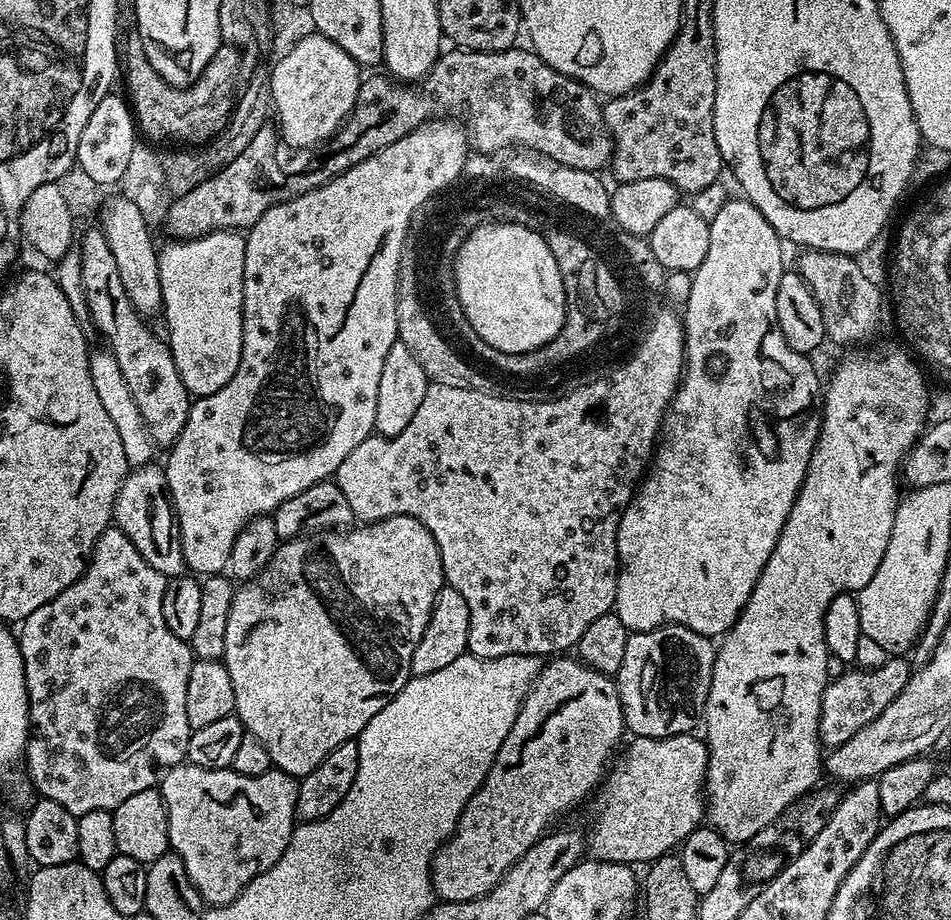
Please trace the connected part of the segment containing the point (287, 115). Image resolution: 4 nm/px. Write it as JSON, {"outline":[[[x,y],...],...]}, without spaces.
{"outline":[[[319,34],[302,37],[279,57],[266,83],[272,91],[271,107],[278,125],[278,136],[292,148],[312,148],[331,141],[344,119],[352,113],[362,83],[361,65],[342,46]]]}

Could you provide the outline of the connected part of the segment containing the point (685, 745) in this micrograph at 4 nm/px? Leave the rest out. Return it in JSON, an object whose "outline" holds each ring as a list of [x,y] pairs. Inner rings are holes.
{"outline":[[[699,735],[672,736],[669,740],[637,736],[619,749],[595,793],[596,817],[592,833],[586,836],[586,852],[593,860],[647,866],[659,856],[667,856],[695,830],[706,816],[704,779],[708,769],[708,746]]]}

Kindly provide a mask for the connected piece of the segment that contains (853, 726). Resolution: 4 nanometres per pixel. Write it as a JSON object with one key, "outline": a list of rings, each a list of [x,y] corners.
{"outline":[[[889,657],[881,667],[850,668],[840,677],[831,679],[824,688],[820,707],[821,743],[830,748],[836,747],[852,738],[863,726],[869,725],[902,692],[911,673],[911,663],[905,657]]]}

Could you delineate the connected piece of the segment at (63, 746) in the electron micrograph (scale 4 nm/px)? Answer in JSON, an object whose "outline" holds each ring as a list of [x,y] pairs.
{"outline":[[[109,526],[107,530],[98,538],[98,542],[92,551],[92,557],[88,560],[88,569],[84,571],[78,578],[78,582],[74,582],[74,586],[66,586],[66,590],[62,590],[62,594],[58,594],[58,598],[54,598],[50,602],[46,602],[46,606],[38,606],[38,610],[34,610],[34,614],[30,614],[22,621],[18,628],[18,639],[20,649],[22,650],[22,662],[26,670],[26,690],[28,691],[28,722],[30,731],[28,733],[28,750],[26,753],[26,771],[29,781],[37,793],[43,799],[58,802],[58,806],[62,806],[66,810],[70,810],[73,816],[79,818],[82,814],[86,814],[90,810],[106,810],[111,812],[113,808],[117,808],[122,802],[126,802],[126,798],[131,798],[134,794],[138,794],[147,788],[157,787],[158,781],[161,779],[162,773],[173,768],[176,764],[185,763],[188,754],[188,740],[192,736],[192,727],[186,722],[186,682],[190,682],[190,670],[192,669],[193,655],[192,645],[187,640],[180,640],[166,626],[166,618],[162,618],[162,594],[166,594],[166,586],[169,577],[163,576],[158,570],[154,570],[154,566],[150,566],[150,562],[146,562],[146,558],[142,558],[142,554],[138,554],[138,550],[134,546],[134,542],[130,542],[130,538],[126,538],[126,534],[122,534],[122,530],[115,526]]]}

